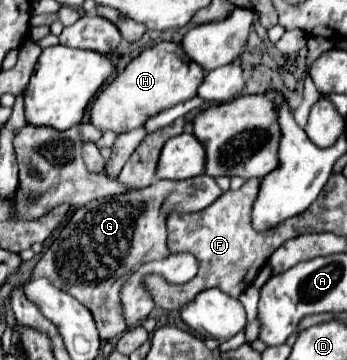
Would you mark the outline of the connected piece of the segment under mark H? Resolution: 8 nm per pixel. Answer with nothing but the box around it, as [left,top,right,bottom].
[90,42,206,134]

